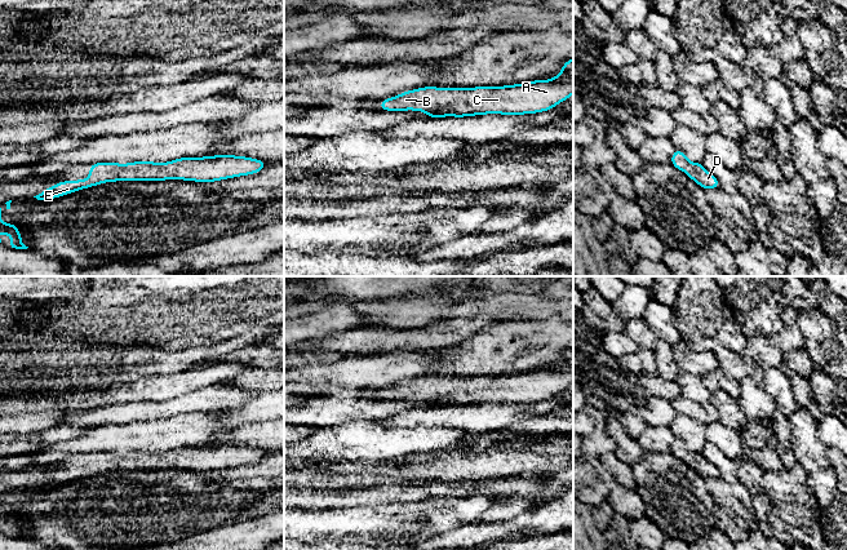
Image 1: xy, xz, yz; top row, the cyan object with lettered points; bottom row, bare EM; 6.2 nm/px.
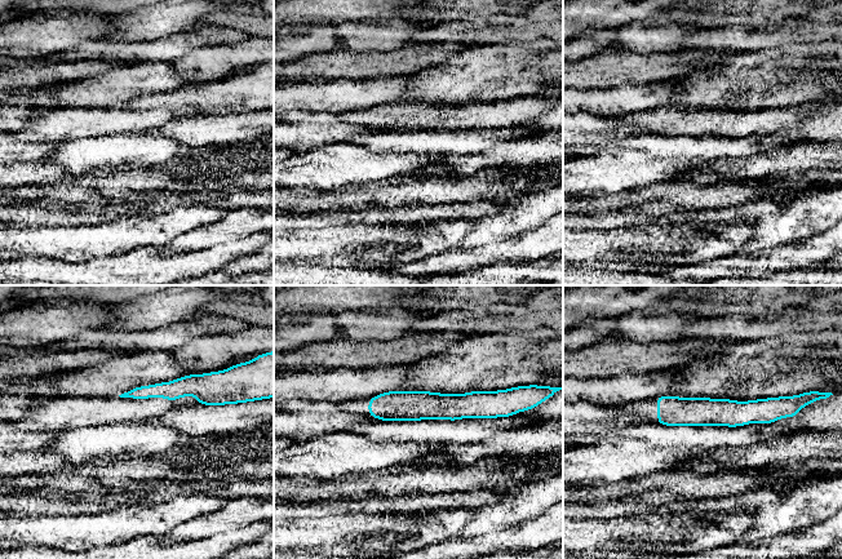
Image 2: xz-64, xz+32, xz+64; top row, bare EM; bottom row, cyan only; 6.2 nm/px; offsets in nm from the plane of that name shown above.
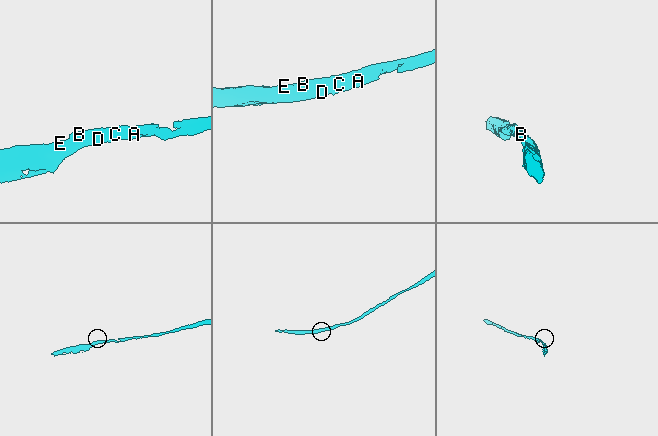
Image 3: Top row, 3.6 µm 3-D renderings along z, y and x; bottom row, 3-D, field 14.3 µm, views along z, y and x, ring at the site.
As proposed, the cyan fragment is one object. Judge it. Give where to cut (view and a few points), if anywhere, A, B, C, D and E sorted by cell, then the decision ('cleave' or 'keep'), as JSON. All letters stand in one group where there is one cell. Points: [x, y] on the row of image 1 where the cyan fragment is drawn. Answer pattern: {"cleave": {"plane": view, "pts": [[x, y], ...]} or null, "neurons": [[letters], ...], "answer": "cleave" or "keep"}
{"cleave": null, "neurons": [["A", "B", "C", "D", "E"]], "answer": "keep"}

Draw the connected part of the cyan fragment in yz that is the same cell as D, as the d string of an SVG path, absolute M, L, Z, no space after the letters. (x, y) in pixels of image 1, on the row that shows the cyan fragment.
M675 148L670 163L679 170L683 170L691 179L700 185L704 190L719 188L719 182L715 176L708 172L701 163L692 163L687 156Z

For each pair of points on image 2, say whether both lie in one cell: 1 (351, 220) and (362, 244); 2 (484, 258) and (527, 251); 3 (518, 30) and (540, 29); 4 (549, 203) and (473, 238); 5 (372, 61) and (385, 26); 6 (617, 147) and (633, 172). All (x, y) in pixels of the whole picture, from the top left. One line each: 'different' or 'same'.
1: different
2: same
3: same
4: same
5: different
6: different

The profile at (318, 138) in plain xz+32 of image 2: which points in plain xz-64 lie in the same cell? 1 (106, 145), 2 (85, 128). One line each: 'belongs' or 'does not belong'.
1: does not belong
2: belongs

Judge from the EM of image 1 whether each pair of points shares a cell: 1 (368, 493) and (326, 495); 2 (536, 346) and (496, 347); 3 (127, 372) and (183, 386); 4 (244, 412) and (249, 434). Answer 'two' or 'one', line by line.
1: one
2: one
3: two
4: two

